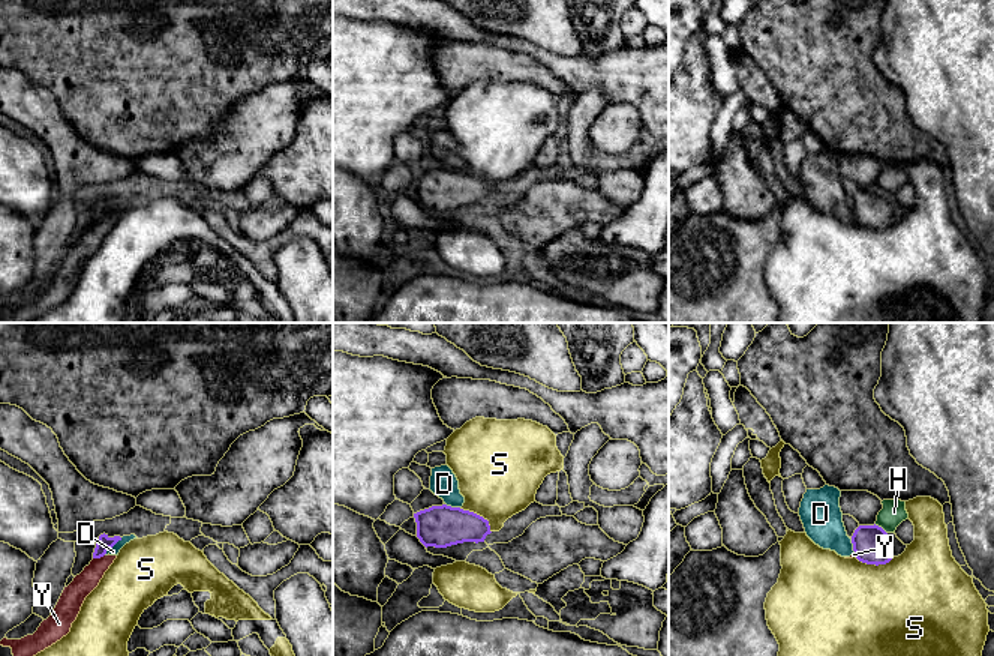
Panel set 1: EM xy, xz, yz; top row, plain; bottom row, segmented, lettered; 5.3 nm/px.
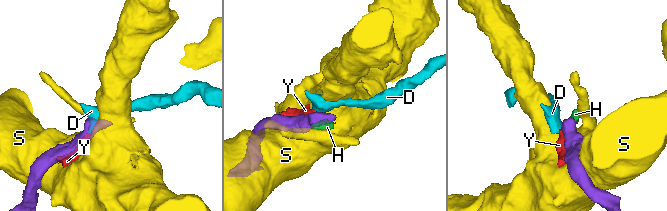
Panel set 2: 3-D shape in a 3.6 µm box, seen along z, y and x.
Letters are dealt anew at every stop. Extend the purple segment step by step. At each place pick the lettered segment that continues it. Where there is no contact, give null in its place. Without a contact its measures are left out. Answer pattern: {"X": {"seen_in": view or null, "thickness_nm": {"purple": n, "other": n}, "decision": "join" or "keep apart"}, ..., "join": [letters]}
{"D": {"seen_in": "xy", "thickness_nm": {"purple": 80, "other": 50}, "decision": "keep apart"}, "H": {"seen_in": "yz", "thickness_nm": {"purple": 200, "other": 130}, "decision": "keep apart"}, "S": {"seen_in": "xz", "thickness_nm": {"purple": 220, "other": 440}, "decision": "keep apart"}, "Y": {"seen_in": "xy", "thickness_nm": {"purple": 80, "other": 120}, "decision": "keep apart"}, "join": []}

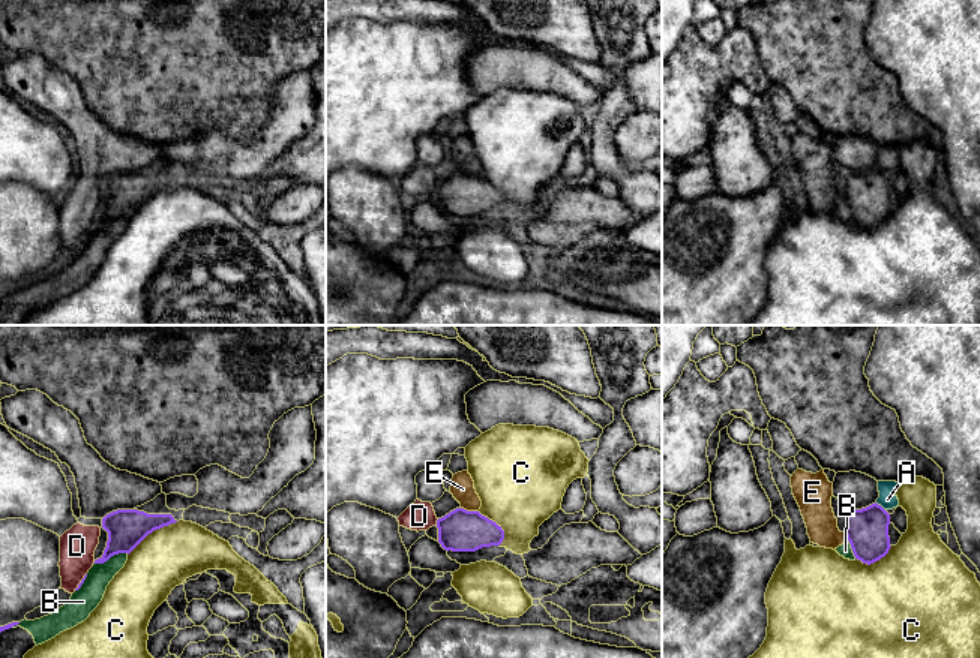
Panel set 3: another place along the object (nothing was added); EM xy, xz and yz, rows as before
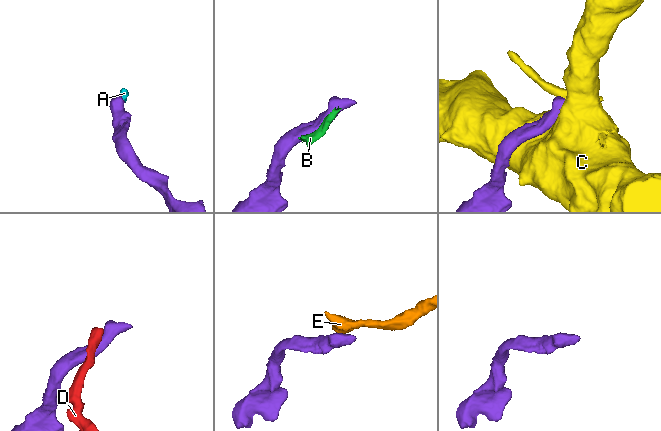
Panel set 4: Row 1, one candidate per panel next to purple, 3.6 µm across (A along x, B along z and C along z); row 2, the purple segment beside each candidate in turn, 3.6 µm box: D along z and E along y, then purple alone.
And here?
{"A": {"seen_in": "yz", "thickness_nm": {"purple": 220, "other": 100}, "decision": "keep apart"}, "B": {"seen_in": "xy", "thickness_nm": {"purple": 200, "other": 140}, "decision": "keep apart"}, "C": {"seen_in": "xy", "thickness_nm": {"purple": 200, "other": 320}, "decision": "keep apart"}, "D": {"seen_in": "xz", "thickness_nm": {"purple": 220, "other": 160}, "decision": "keep apart"}, "E": {"seen_in": "xz", "thickness_nm": {"purple": 220, "other": 130}, "decision": "keep apart"}, "join": []}

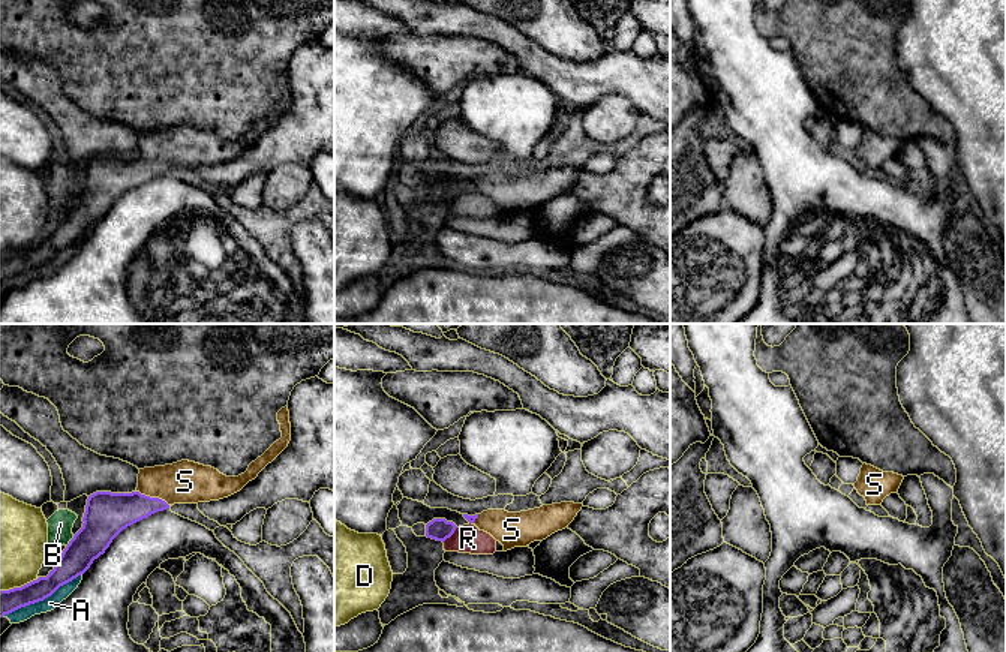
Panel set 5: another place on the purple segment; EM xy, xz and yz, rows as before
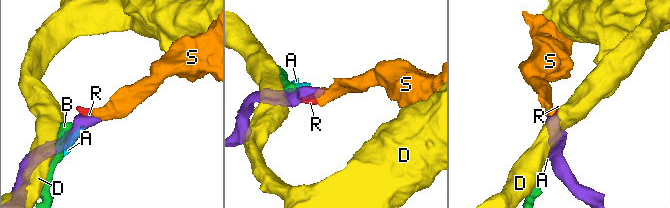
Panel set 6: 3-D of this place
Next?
{"A": {"seen_in": "xy", "thickness_nm": {"purple": 140, "other": 70}, "decision": "keep apart"}, "B": {"seen_in": "xy", "thickness_nm": {"purple": 240, "other": 140}, "decision": "keep apart"}, "D": {"seen_in": "xy", "thickness_nm": {"purple": 120, "other": 260}, "decision": "keep apart"}, "R": {"seen_in": "xz", "thickness_nm": {"purple": 120, "other": 160}, "decision": "keep apart"}, "S": {"seen_in": "xy", "thickness_nm": {"purple": 220, "other": 220}, "decision": "join"}, "join": ["S"]}

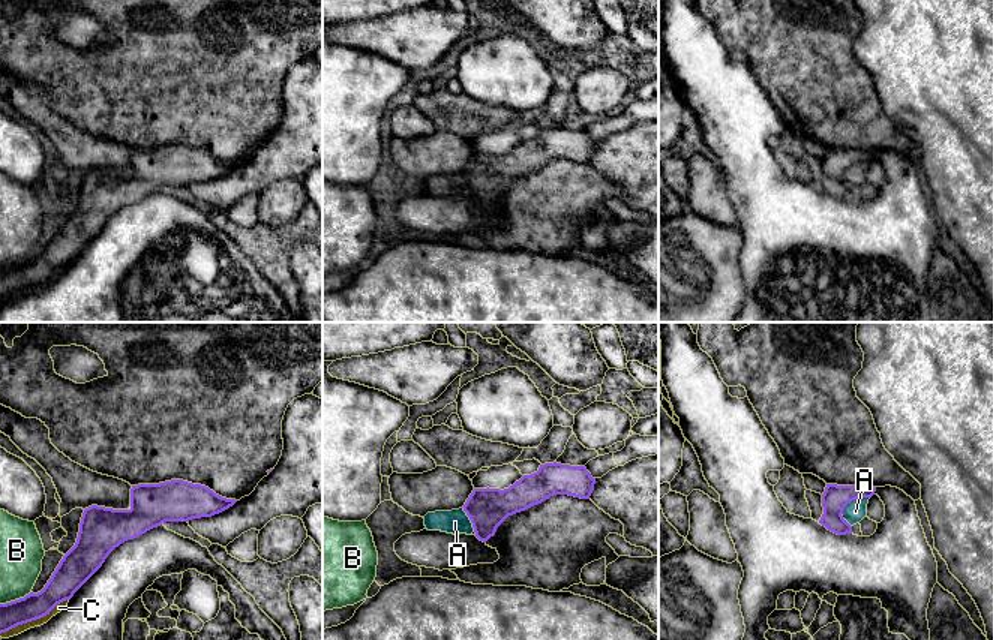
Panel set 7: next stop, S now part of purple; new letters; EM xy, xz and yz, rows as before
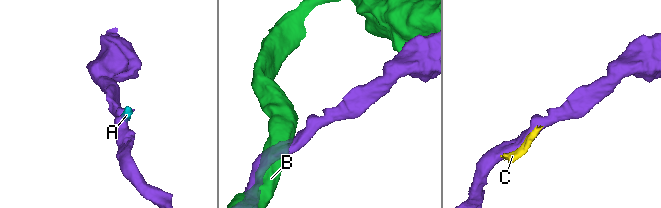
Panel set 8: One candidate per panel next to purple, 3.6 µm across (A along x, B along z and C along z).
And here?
{"A": {"seen_in": "yz", "thickness_nm": {"purple": 140, "other": 110}, "decision": "keep apart"}, "B": {"seen_in": "xy", "thickness_nm": {"purple": 140, "other": 220}, "decision": "keep apart"}, "C": {"seen_in": "xy", "thickness_nm": {"purple": 160, "other": 50}, "decision": "keep apart"}, "join": []}

